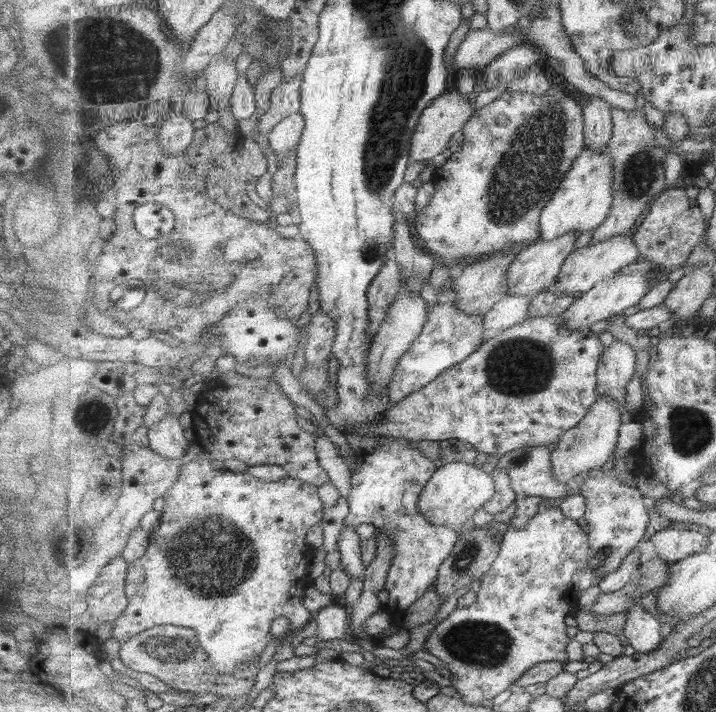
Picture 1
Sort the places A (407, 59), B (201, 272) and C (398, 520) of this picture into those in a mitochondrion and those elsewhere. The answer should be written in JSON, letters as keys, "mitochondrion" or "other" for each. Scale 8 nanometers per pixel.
{"A":"mitochondrion","B":"mitochondrion","C":"other"}

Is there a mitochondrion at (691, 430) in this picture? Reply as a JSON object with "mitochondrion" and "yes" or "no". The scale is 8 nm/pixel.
{"mitochondrion":"yes"}

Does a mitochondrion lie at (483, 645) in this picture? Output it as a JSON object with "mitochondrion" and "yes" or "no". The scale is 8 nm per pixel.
{"mitochondrion":"yes"}

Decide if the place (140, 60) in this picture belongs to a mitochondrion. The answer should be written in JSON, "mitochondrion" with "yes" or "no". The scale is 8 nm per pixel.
{"mitochondrion":"yes"}

